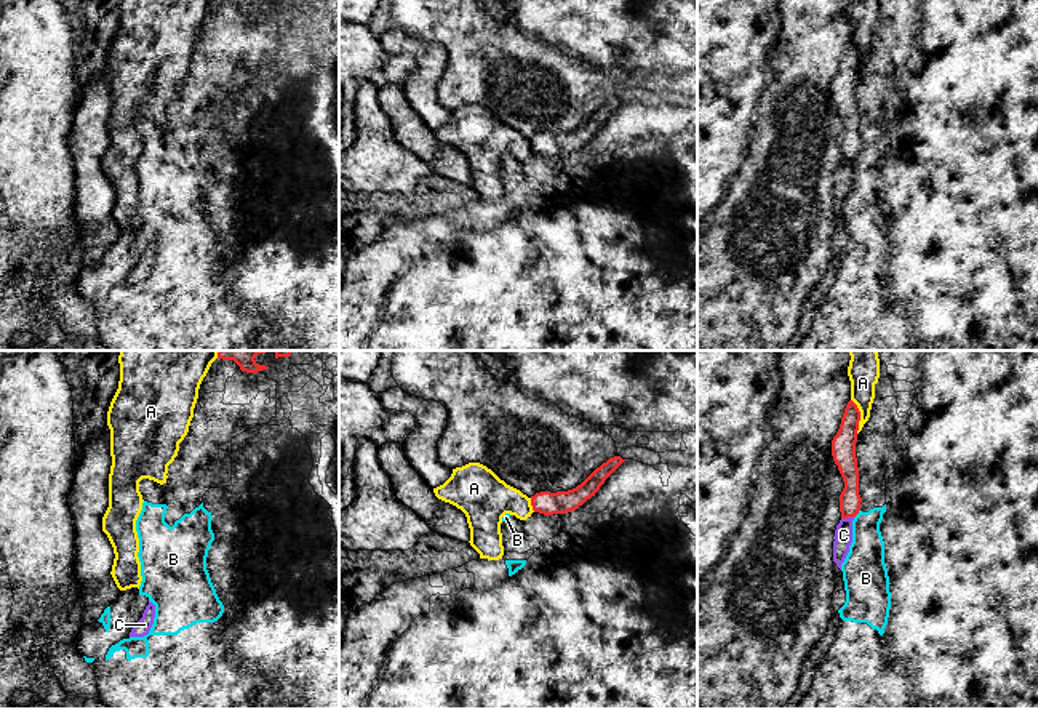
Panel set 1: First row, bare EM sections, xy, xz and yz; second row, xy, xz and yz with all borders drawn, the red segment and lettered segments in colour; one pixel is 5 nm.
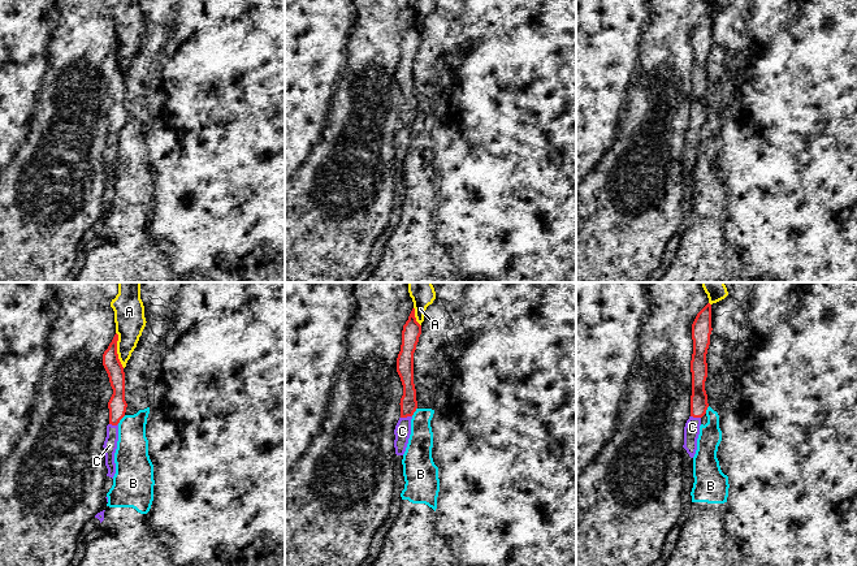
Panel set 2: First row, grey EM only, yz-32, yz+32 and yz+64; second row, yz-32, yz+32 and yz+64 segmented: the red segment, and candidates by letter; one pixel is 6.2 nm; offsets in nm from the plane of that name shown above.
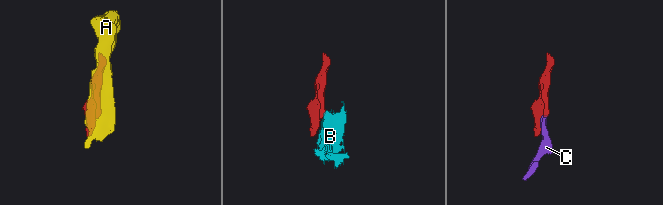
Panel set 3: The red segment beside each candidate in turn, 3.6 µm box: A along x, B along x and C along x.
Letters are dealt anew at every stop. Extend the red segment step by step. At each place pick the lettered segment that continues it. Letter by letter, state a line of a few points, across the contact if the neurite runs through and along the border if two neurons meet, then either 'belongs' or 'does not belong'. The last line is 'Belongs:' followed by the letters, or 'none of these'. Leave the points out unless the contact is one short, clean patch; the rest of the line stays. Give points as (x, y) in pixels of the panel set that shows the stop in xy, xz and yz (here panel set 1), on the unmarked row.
A: does not belong
B: line yz (859, 151), (854, 159); does not belong
C: line yz (850, 141), (846, 159), (843, 176); belongs
Belongs: C

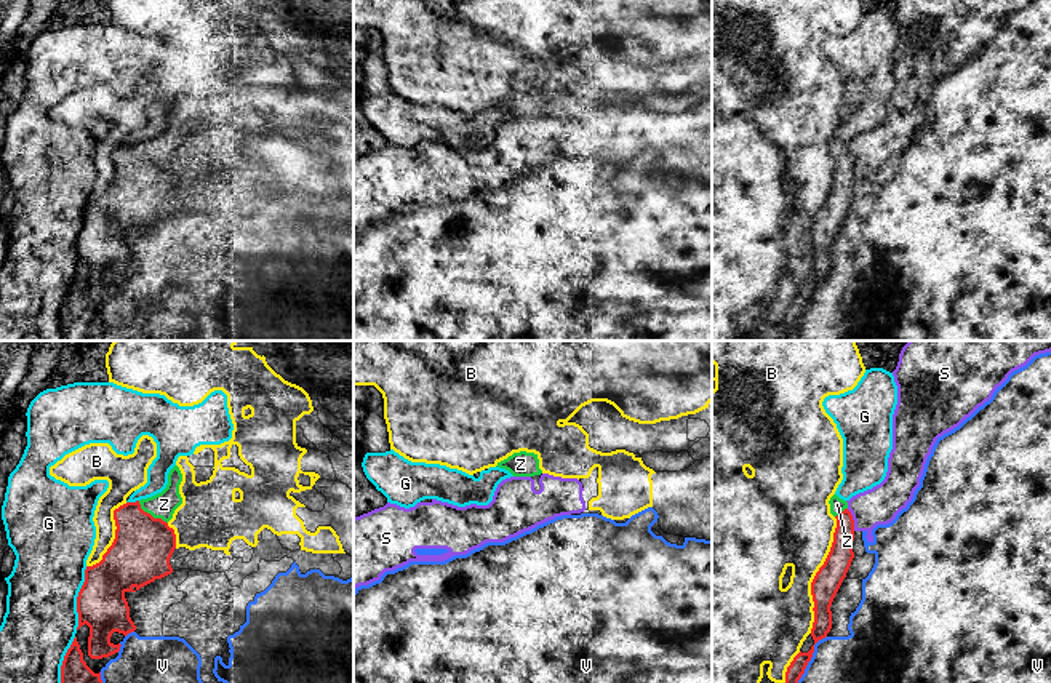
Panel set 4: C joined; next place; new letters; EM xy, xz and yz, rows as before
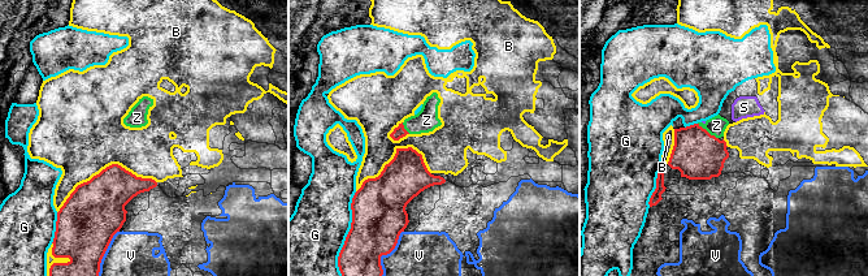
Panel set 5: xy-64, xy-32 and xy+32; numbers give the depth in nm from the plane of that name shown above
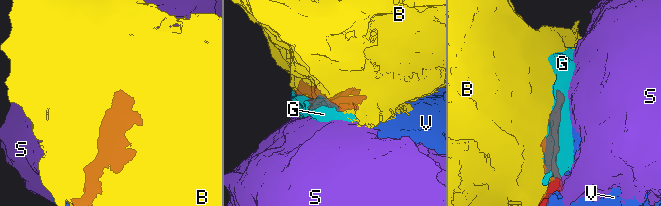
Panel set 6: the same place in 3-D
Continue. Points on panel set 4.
B: does not belong
G: does not belong
S: line yz (847, 151), (853, 160), (855, 171); does not belong
V: does not belong
Z: line xy (139, 195), (143, 167), (149, 155), (163, 146); belongs
Belongs: Z

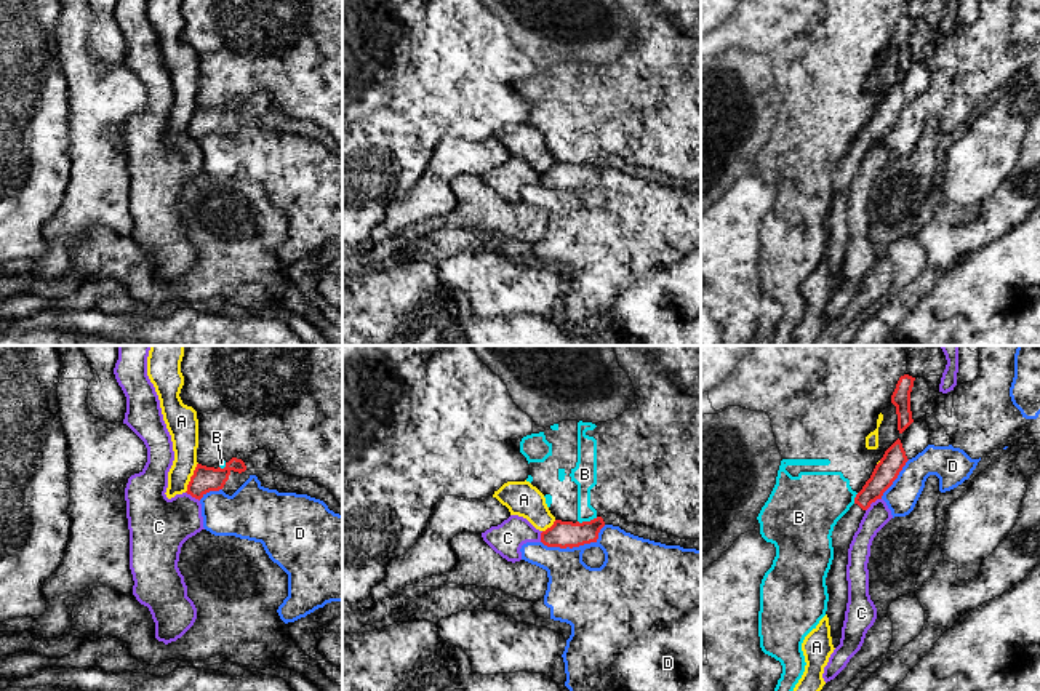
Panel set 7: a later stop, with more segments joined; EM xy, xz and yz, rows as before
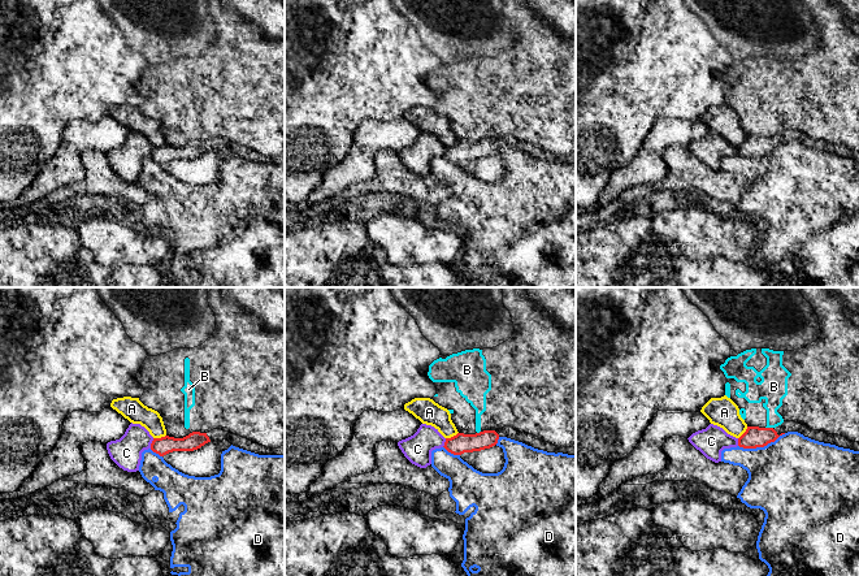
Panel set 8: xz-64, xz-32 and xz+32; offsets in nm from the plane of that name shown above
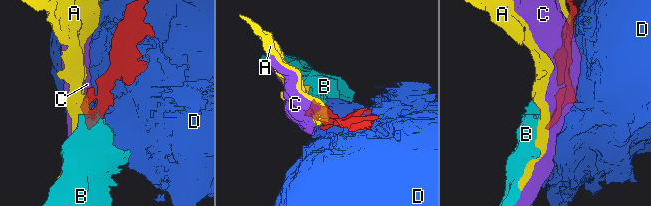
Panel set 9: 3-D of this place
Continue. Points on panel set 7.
A: line xy (197, 104), (184, 133); does not belong
B: line xz (597, 159), (578, 163); does not belong
C: line yz (880, 139), (866, 152); does not belong
D: does not belong
Belongs: none of these

